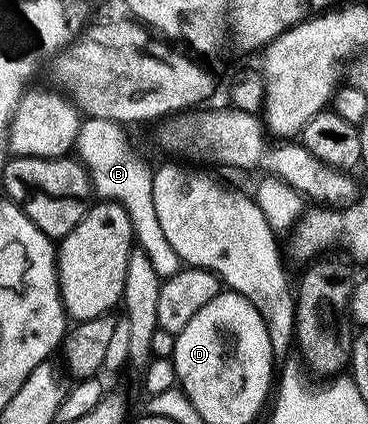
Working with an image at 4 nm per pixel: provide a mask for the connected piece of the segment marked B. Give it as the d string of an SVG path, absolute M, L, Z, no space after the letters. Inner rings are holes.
M88 118L84 122L82 132L79 133L75 151L80 161L90 171L92 188L96 196L100 200L109 203L122 203L129 211L131 221L134 223L136 242L149 255L150 263L153 264L154 271L160 277L160 280L164 281L182 272L183 262L175 249L171 247L171 243L167 240L157 216L153 196L154 170L152 168L149 169L146 163L133 153L129 147L129 139L126 133L128 133L126 128L117 124L115 121Z

